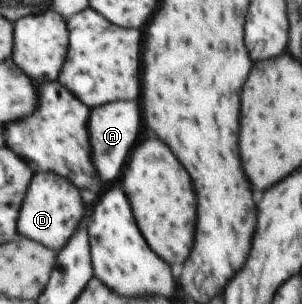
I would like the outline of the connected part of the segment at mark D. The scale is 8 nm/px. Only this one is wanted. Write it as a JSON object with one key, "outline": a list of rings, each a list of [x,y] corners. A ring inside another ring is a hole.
{"outline":[[[36,172],[19,211],[17,232],[21,237],[37,241],[53,252],[59,252],[83,221],[86,202],[88,200],[85,193],[72,185],[71,181],[52,172]]]}

